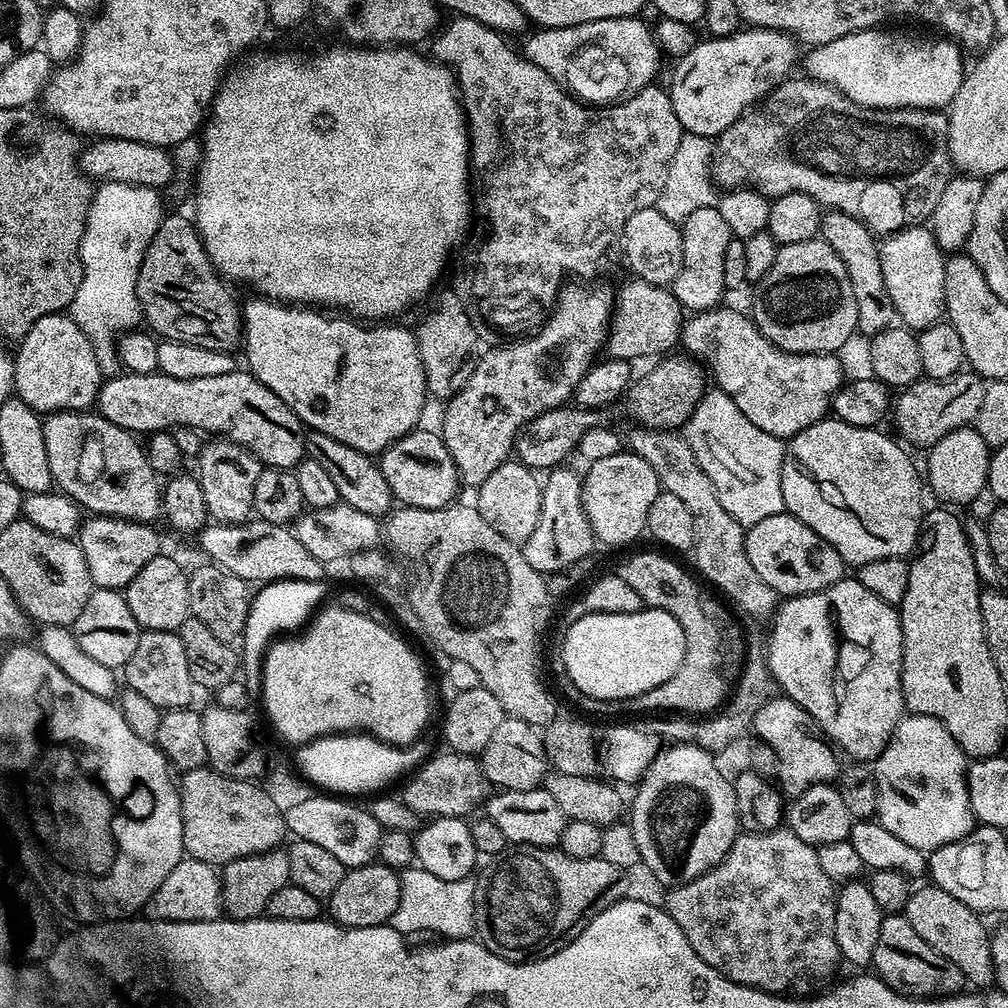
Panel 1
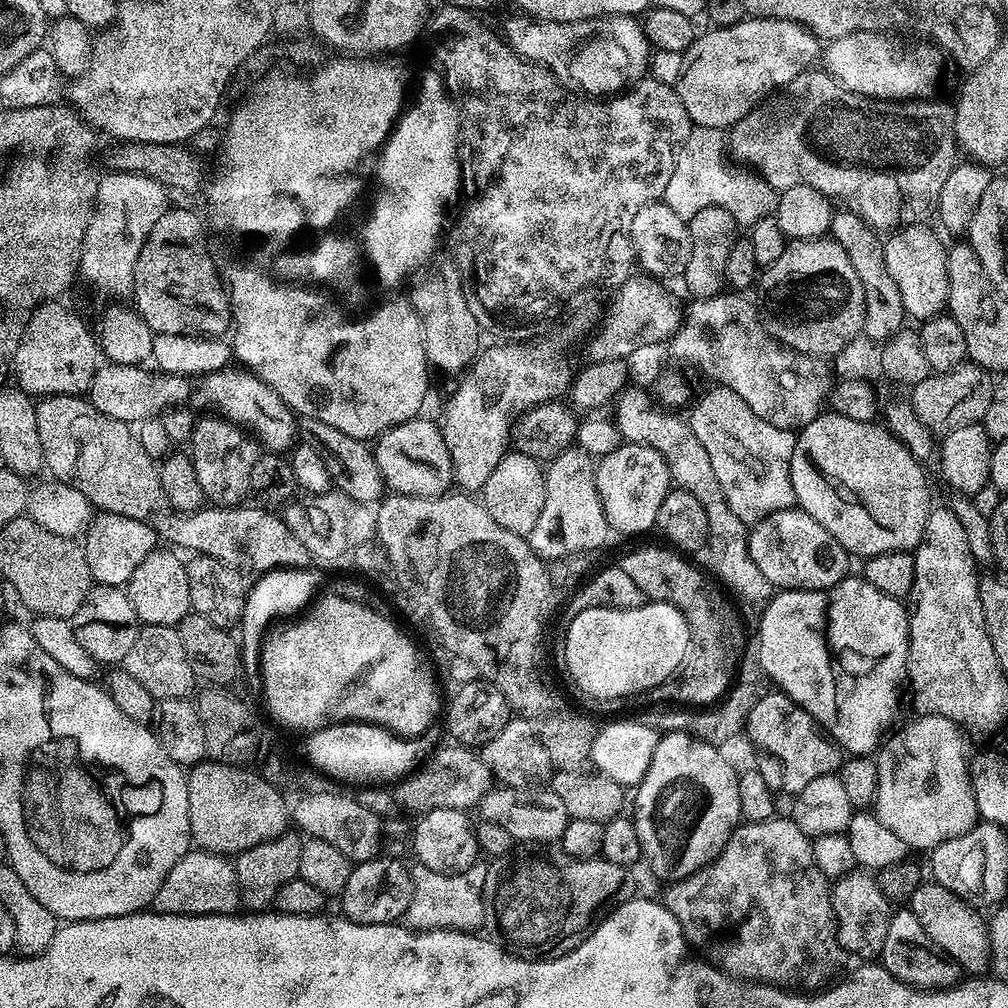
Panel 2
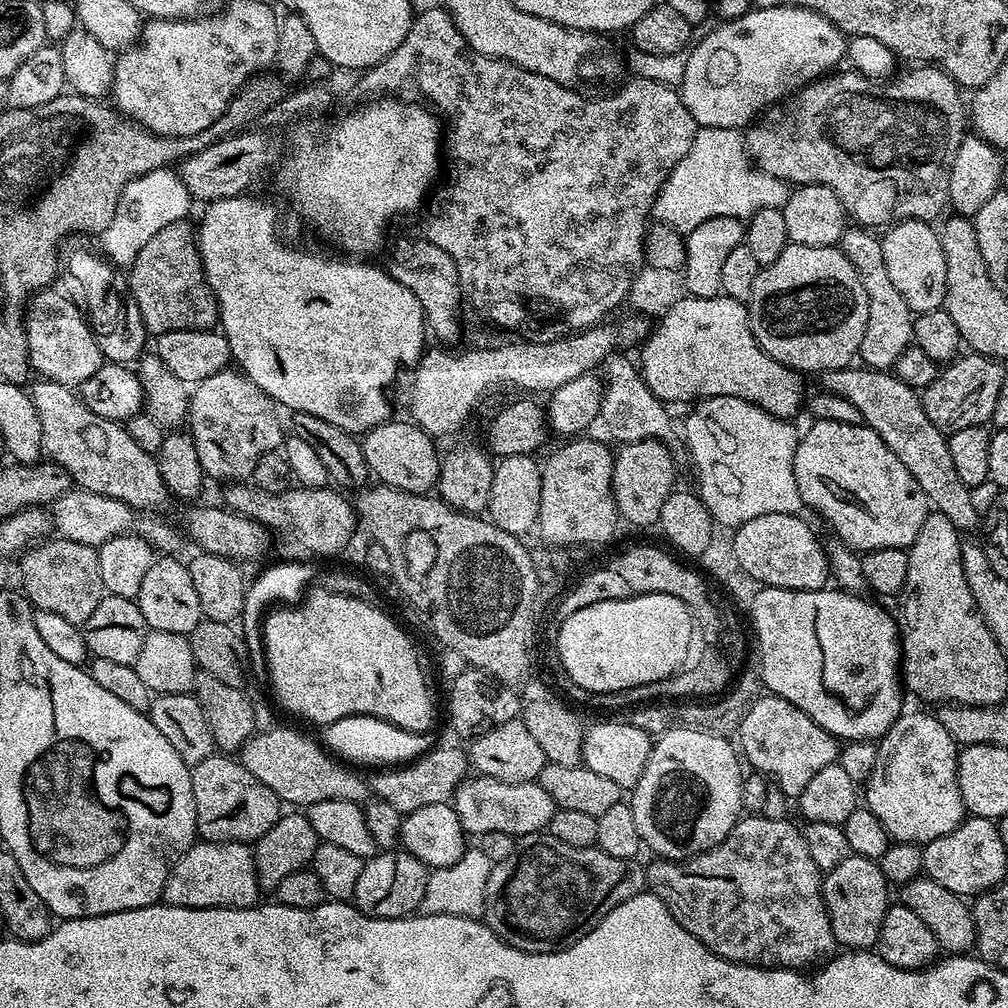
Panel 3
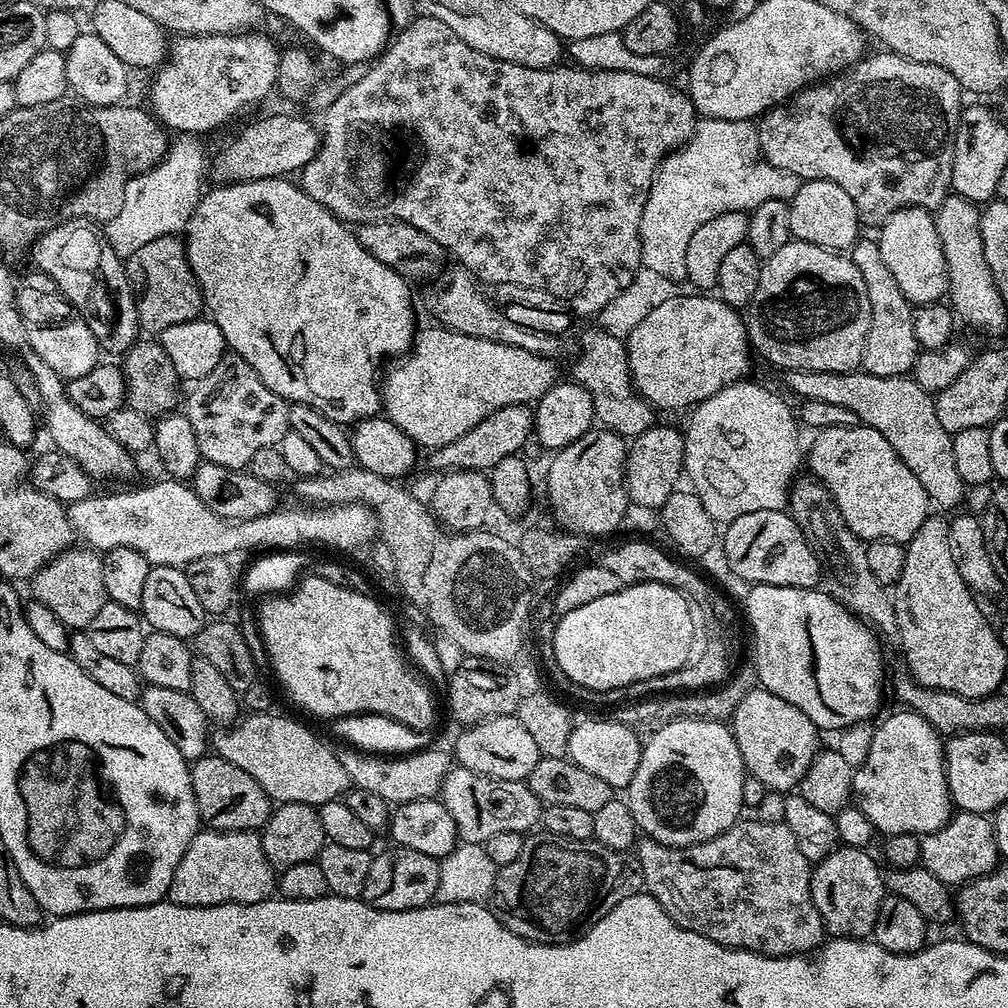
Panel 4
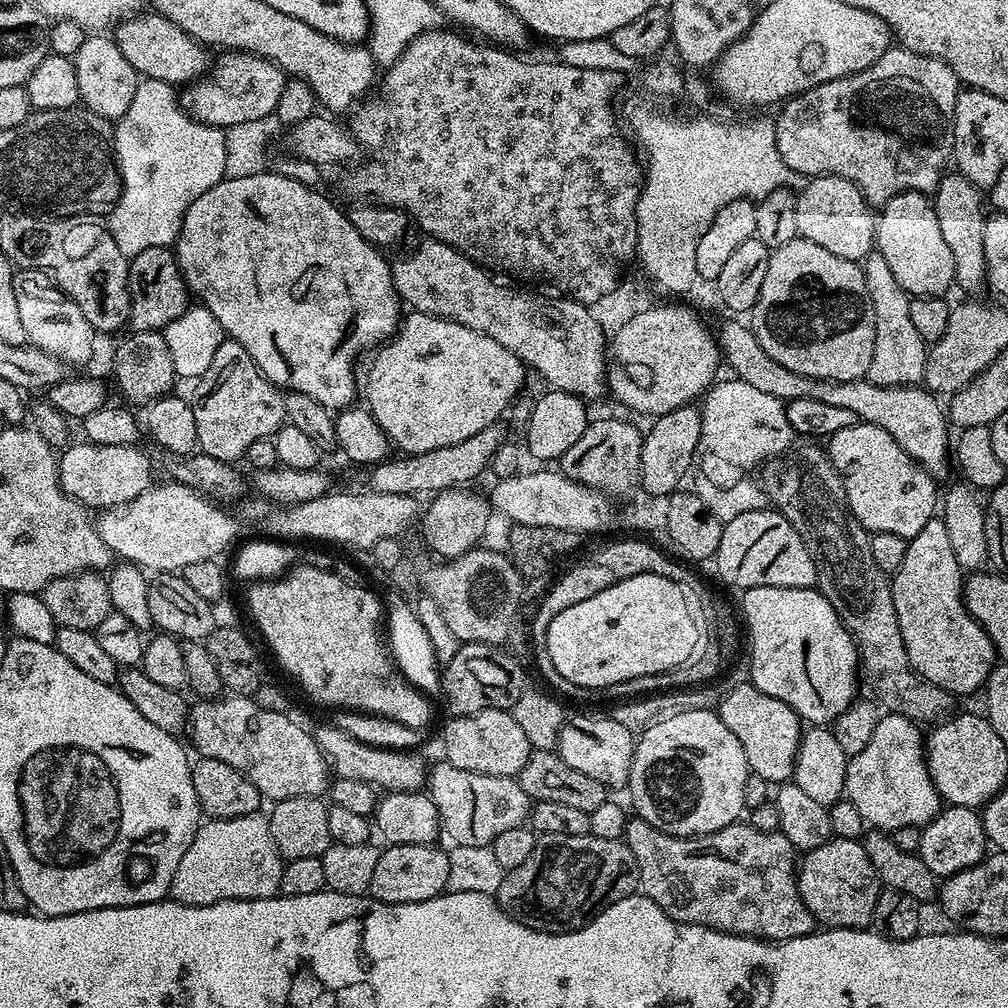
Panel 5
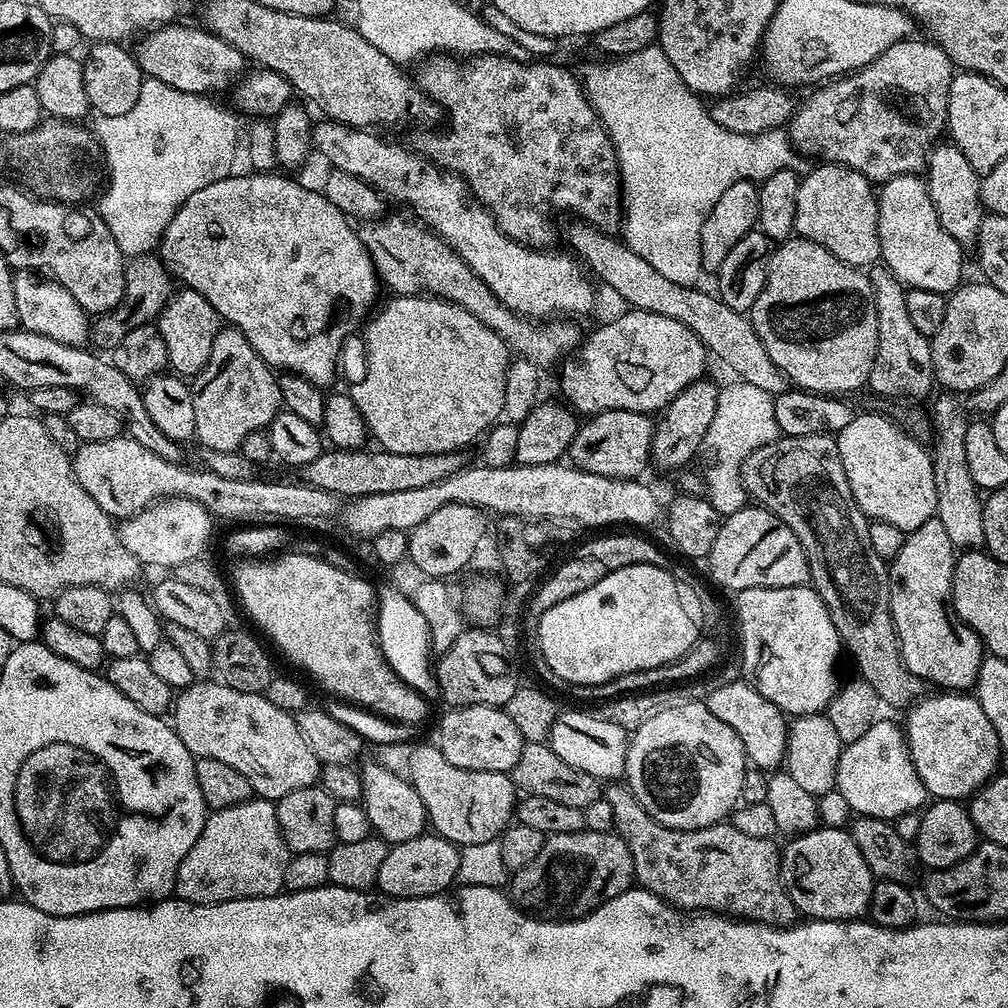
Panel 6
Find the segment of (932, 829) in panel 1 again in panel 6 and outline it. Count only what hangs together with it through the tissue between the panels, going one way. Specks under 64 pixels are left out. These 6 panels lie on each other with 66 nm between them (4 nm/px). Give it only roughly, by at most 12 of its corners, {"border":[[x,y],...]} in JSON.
{"border":[[877,718],[843,745],[835,791],[895,822],[929,794],[903,727]]}

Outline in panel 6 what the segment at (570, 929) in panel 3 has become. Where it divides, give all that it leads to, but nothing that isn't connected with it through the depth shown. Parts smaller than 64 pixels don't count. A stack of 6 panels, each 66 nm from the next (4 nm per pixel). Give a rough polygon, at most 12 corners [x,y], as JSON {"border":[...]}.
{"border":[[615,831],[547,837],[513,904],[575,920],[636,879]]}

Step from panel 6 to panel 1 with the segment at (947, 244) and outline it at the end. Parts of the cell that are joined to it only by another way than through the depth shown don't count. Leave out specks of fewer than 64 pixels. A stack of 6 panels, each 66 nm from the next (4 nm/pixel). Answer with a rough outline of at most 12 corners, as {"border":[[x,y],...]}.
{"border":[[931,227],[880,244],[882,278],[913,330],[944,311],[944,261]]}

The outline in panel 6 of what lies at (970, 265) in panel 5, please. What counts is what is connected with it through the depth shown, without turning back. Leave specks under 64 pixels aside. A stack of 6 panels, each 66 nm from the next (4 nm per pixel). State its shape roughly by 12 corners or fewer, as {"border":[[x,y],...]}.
{"border":[[951,142],[928,154],[934,210],[961,246],[975,245],[986,209],[981,173]]}

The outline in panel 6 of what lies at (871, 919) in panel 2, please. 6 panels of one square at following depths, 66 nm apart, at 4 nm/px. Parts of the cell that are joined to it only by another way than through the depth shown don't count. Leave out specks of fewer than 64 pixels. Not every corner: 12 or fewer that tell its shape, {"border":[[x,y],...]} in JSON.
{"border":[[851,831],[791,837],[780,879],[801,917],[869,915],[874,877]]}

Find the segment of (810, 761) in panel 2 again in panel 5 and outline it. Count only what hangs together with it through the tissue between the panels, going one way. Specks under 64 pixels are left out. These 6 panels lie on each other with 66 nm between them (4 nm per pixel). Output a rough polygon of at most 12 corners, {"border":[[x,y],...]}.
{"border":[[749,682],[718,715],[751,775],[793,779],[802,721]]}

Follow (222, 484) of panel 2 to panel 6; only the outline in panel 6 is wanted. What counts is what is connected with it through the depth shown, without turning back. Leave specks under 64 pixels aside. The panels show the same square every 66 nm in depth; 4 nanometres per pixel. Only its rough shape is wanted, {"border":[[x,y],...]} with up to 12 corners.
{"border":[[221,327],[191,389],[195,439],[239,450],[282,410],[277,373]]}

